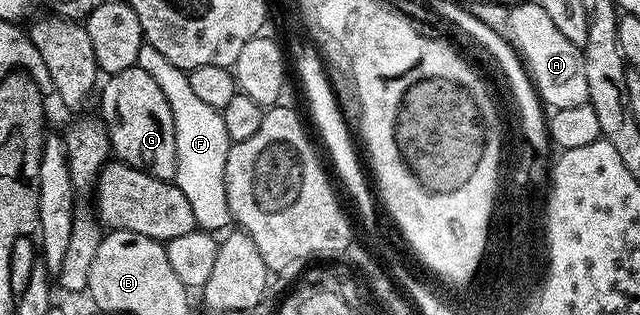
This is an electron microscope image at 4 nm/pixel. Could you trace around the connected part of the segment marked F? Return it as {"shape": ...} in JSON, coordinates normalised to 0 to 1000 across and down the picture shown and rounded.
{"shape":[[[230,143],[222,152],[216,168],[216,210],[228,219],[234,244],[241,244],[247,283],[253,283],[266,333],[275,438],[272,578],[278,587],[278,600],[284,600],[284,613],[291,613],[291,638],[297,638],[297,663],[303,663],[303,702],[308,724],[327,740],[348,737],[356,721],[355,708],[364,705],[359,651],[353,638],[353,575],[350,571],[359,444],[353,422],[348,362],[328,346],[328,333],[320,333],[297,273],[294,229],[278,219],[278,206],[266,206],[266,194],[259,194],[259,181],[247,168],[247,156]]]}

